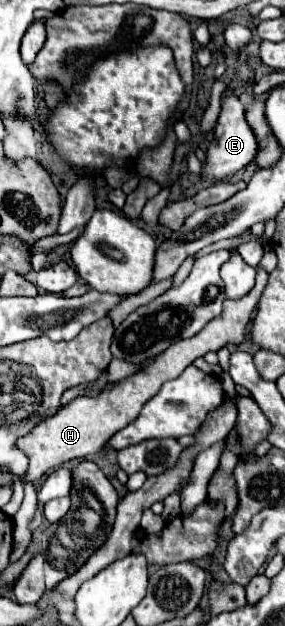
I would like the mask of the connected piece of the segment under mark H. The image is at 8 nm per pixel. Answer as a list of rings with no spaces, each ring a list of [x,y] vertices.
[[[258,269],[254,289],[242,299],[236,299],[236,301],[226,299],[224,301],[224,315],[218,319],[212,319],[196,337],[176,341],[176,345],[170,345],[162,355],[156,357],[156,361],[152,361],[142,371],[128,375],[120,383],[108,385],[98,397],[72,399],[56,415],[44,419],[40,425],[36,425],[36,429],[32,429],[32,433],[28,437],[22,437],[18,441],[18,449],[24,451],[26,457],[30,459],[26,479],[36,481],[42,475],[50,473],[52,469],[58,469],[60,465],[64,465],[76,457],[86,457],[86,455],[98,453],[114,433],[118,433],[120,429],[124,429],[126,425],[130,425],[138,417],[142,405],[148,399],[152,399],[166,381],[178,377],[188,365],[192,365],[198,357],[204,357],[208,351],[216,353],[226,345],[240,345],[246,339],[248,325],[252,321],[252,313],[258,305],[262,289],[266,287],[266,281],[268,281],[268,271]]]

